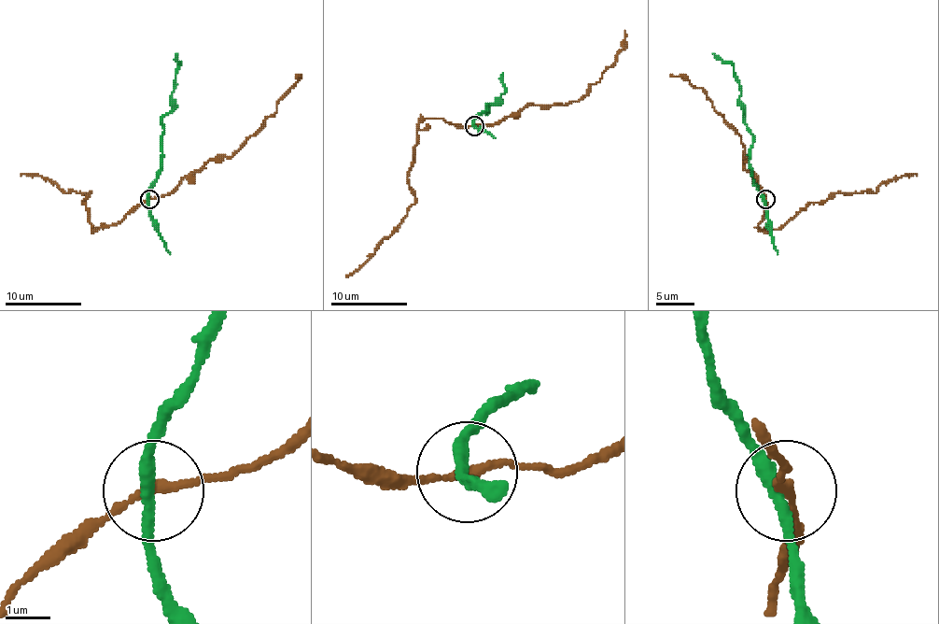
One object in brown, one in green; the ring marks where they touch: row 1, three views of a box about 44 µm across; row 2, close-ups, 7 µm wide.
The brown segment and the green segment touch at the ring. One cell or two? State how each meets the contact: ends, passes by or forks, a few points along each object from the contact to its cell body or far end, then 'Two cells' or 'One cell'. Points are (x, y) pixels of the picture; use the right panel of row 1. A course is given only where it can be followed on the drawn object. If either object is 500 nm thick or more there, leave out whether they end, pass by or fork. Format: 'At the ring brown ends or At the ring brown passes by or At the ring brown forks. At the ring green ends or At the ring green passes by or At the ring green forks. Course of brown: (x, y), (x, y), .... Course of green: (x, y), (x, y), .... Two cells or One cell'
At the ring brown passes by. At the ring green passes by. Course of brown: (765, 199), (758, 223), (763, 231), (781, 229), (811, 203), (836, 192), (875, 192), (882, 183), (917, 176). Course of green: (763, 199), (749, 168), (752, 134), (745, 122), (739, 80), (732, 64), (712, 53). Two cells

